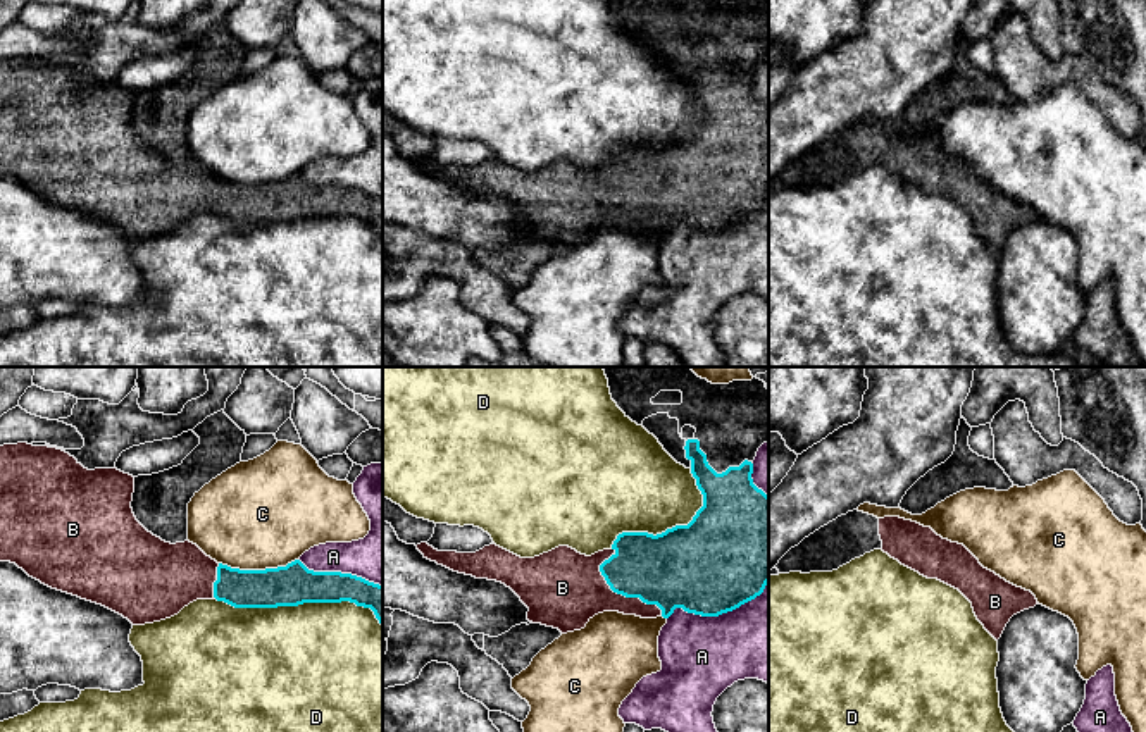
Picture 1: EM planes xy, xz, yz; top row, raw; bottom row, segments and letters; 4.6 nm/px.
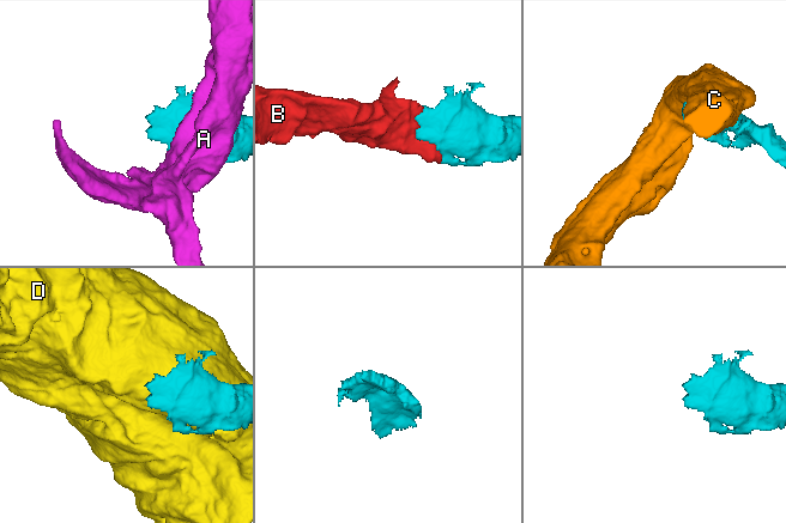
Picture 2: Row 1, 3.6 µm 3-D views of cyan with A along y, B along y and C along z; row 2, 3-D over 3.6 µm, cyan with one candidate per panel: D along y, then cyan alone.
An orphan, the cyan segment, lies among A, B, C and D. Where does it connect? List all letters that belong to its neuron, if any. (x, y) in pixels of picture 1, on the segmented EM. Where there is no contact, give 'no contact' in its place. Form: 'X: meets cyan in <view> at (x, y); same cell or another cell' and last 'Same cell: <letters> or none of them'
A: meets cyan in xz at (719, 614); another cell
B: meets cyan in xz at (617, 593); same cell
C: meets cyan in xy at (257, 570); another cell
D: meets cyan in xy at (302, 603); another cell
Same cell: B

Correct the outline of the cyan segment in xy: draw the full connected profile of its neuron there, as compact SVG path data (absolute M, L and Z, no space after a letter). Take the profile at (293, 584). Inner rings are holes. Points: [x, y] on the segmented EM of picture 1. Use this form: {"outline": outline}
{"outline": "M28 443L0 446L0 561L16 563L52 589L102 605L133 625L171 618L196 599L217 599L234 608L350 601L371 608L383 625L383 586L352 574L314 572L300 560L265 570L231 568L207 556L190 541L171 544L148 532L133 513L133 493L134 477L115 467L88 470L69 453L48 446Z"}

